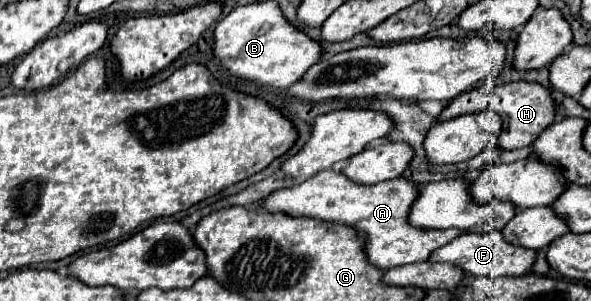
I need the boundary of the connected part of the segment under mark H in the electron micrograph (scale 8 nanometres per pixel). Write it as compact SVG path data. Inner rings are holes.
M510 82L510 84L500 84L500 86L484 84L482 88L460 94L458 98L454 98L446 104L442 114L438 116L438 122L446 122L450 118L488 110L488 108L492 108L496 114L500 114L500 118L504 122L504 128L500 134L500 148L504 148L504 150L530 146L534 142L534 138L546 126L550 126L554 122L554 116L556 116L556 104L554 104L548 88L544 88L536 82L532 82L532 84L530 82Z

